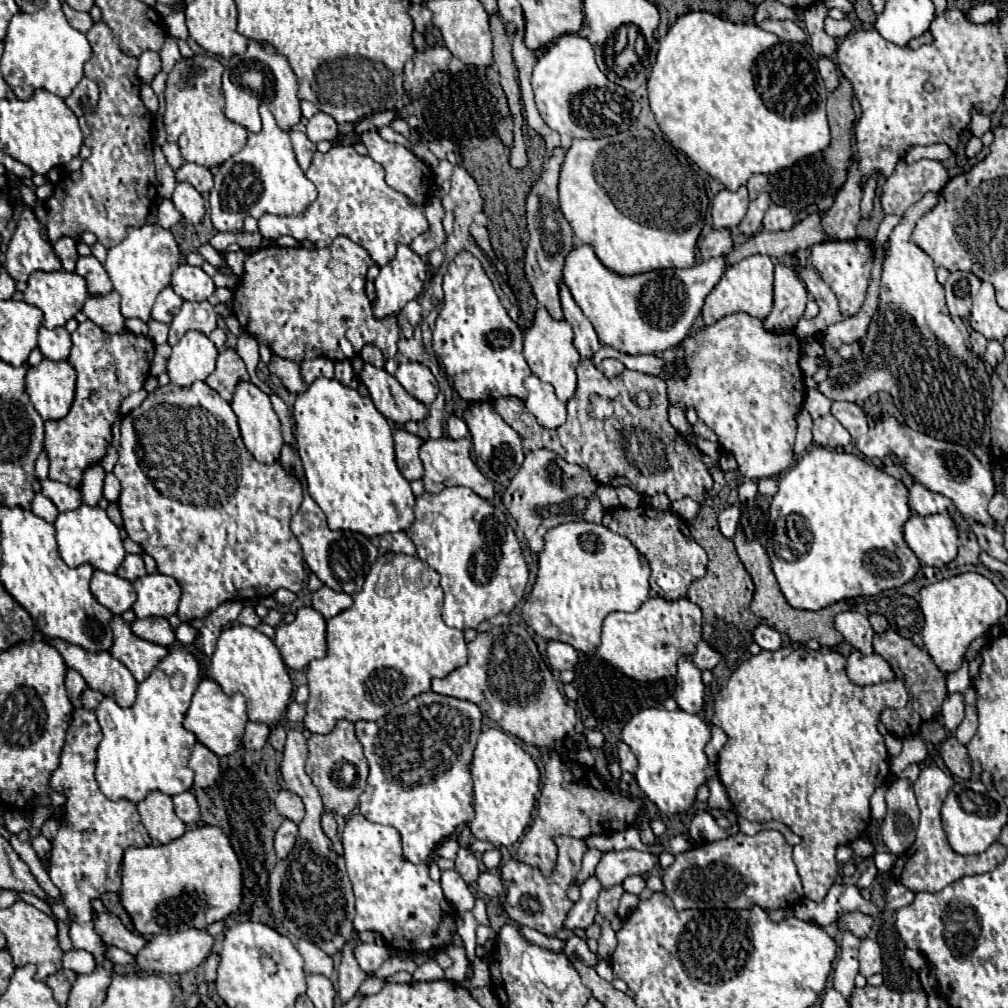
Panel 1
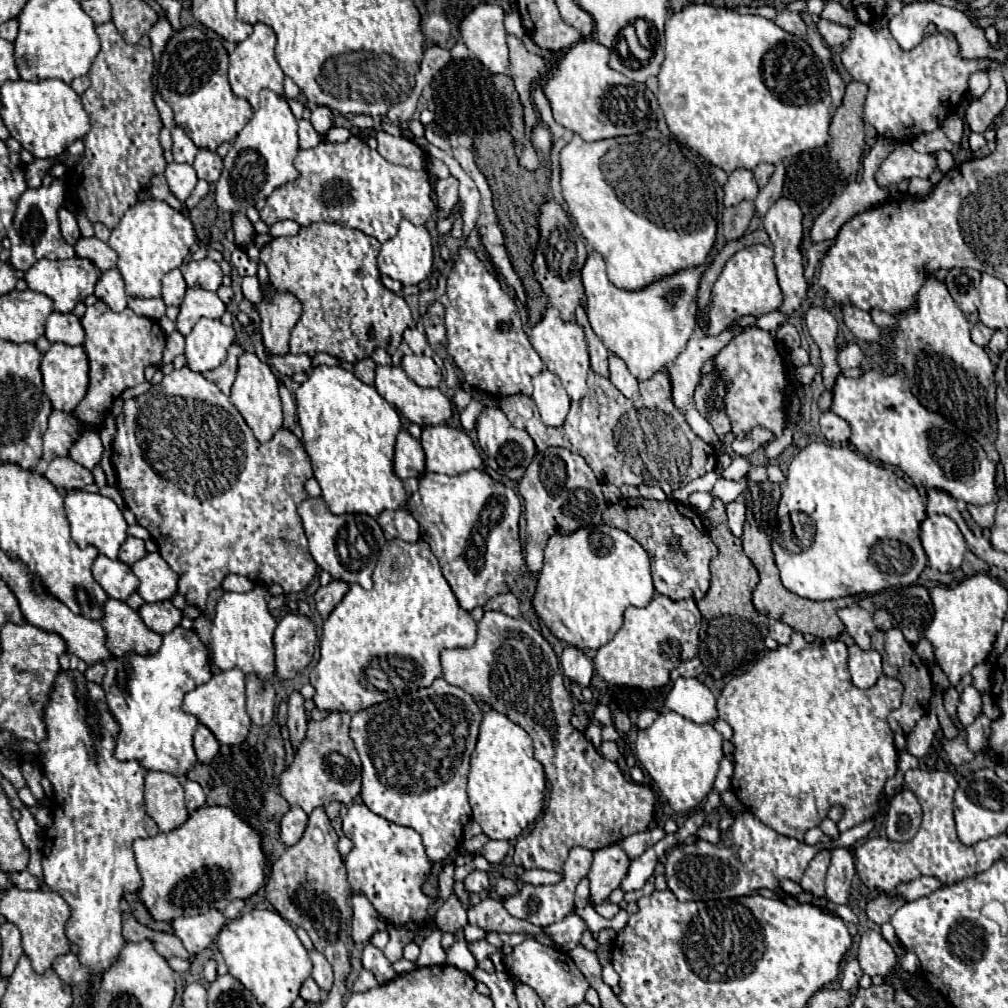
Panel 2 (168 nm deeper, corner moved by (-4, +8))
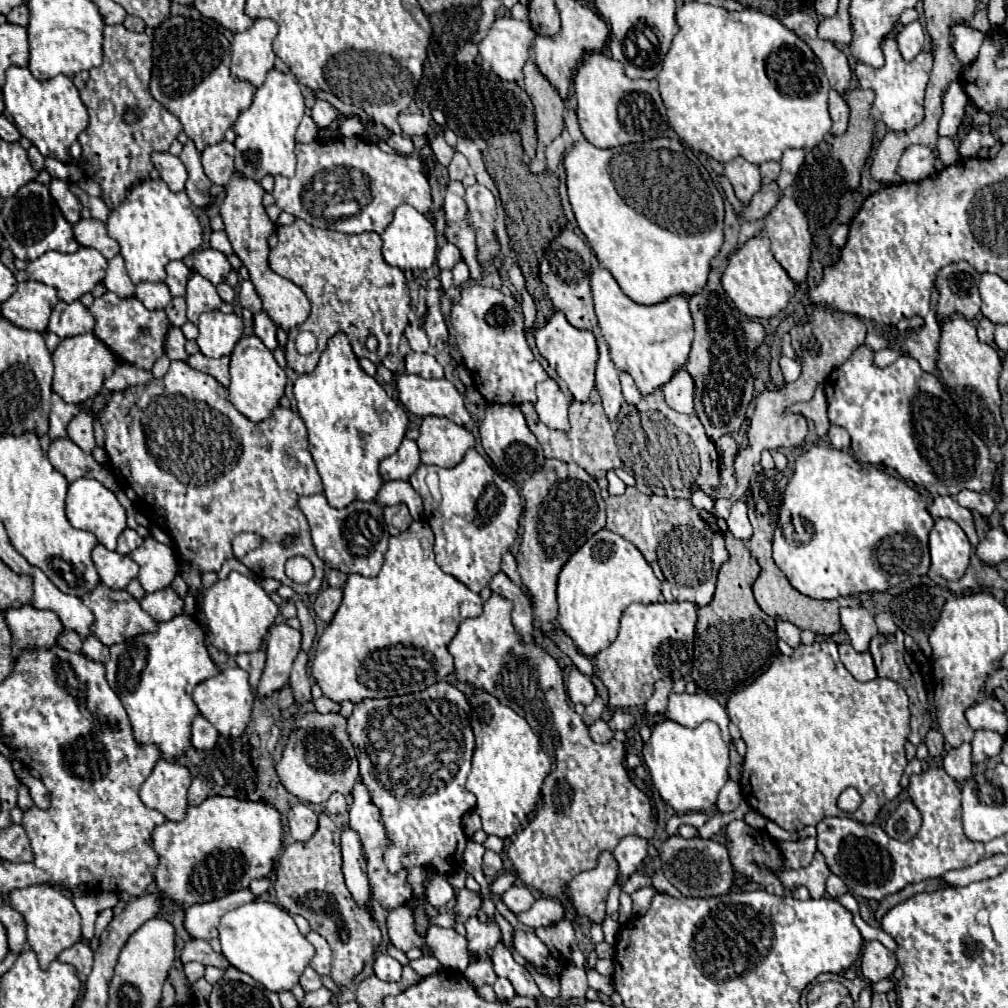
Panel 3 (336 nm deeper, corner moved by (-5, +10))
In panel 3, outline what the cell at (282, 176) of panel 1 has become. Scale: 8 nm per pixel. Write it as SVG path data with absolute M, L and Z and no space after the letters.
M278 70L268 72L262 88L254 92L254 102L244 110L236 124L236 156L234 156L234 174L252 178L260 182L264 176L294 176L296 164L296 128L304 116L304 96L292 74L282 74Z

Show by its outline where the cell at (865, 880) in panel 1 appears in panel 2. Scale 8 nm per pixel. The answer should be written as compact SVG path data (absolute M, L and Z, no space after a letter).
M849 960L845 964L845 968L843 968L843 974L841 974L841 988L845 988L845 990L855 994L857 992L855 988L857 988L857 982L859 982L861 976L863 976L863 972L861 972L857 960Z

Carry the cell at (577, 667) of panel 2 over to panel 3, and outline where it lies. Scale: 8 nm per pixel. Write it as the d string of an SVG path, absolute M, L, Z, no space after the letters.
M574 668L568 676L568 682L566 682L566 690L568 690L568 696L570 700L576 704L590 704L592 698L596 696L596 690L594 690L594 684L588 676L584 676L578 668Z

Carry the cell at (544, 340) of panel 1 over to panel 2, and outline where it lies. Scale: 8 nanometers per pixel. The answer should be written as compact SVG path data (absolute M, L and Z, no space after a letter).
M549 306L547 314L543 316L543 320L531 330L529 336L533 348L537 350L537 354L541 356L543 364L557 374L557 378L561 380L563 388L567 390L571 400L581 400L587 396L587 372L589 372L589 352L587 352L587 340L583 334L583 328L577 322L563 322L559 318L559 310Z

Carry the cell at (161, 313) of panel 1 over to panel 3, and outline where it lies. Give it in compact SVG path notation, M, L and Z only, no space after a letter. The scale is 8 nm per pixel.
M174 260L174 262L170 262L168 266L166 266L166 286L168 286L168 290L170 290L170 294L172 296L184 296L184 292L186 292L186 282L188 282L188 274L190 274L190 270L186 268L186 264L184 262L178 262L178 260Z

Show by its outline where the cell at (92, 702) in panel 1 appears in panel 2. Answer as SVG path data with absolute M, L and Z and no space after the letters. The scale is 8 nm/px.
M95 662L93 666L89 666L85 670L85 678L91 680L91 682L97 682L97 684L103 682L103 674L105 674L105 664L103 662Z

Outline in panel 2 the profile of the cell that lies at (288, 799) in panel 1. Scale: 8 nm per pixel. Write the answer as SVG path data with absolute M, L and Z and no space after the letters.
M331 712L325 720L309 720L307 734L297 746L289 768L279 776L280 794L291 806L301 807L307 815L329 802L353 802L361 790L361 760L349 738L351 716L347 712Z

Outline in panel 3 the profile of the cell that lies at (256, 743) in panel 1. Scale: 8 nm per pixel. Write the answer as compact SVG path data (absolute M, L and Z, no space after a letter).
M262 650L262 652L254 652L254 654L240 654L240 656L236 656L236 664L250 674L250 688L254 690L254 696L256 696L260 676L266 666L266 652Z

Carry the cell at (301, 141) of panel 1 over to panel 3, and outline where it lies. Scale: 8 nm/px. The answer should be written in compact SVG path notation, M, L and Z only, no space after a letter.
M306 114L298 126L298 132L296 132L296 142L312 142L316 140L318 136L318 126L314 124L314 120Z

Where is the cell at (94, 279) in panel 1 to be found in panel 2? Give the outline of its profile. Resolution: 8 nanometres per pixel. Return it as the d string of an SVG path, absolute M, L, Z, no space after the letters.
M79 238L75 244L75 254L81 258L89 258L101 272L107 272L109 268L117 266L117 254L109 248L107 242L101 242L99 238Z

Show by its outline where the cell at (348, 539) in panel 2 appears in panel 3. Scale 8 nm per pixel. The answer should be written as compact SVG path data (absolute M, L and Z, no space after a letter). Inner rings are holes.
M314 494L314 496L304 496L298 500L304 516L308 518L310 532L312 532L312 542L316 548L318 558L322 558L330 568L336 568L344 574L362 574L366 578L374 578L380 572L382 556L388 546L388 534L384 530L384 518L382 518L382 508L378 504L368 504L368 502L352 502L350 506L336 510L328 506L324 494ZM326 548L334 548L340 554L340 562L332 564L326 560L324 552Z

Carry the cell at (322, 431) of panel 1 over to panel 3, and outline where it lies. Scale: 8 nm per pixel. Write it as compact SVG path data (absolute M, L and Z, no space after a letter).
M336 334L330 340L316 368L298 376L294 382L294 396L298 414L308 428L308 450L322 478L328 504L332 508L346 508L354 500L378 502L378 492L384 484L378 472L380 460L394 454L402 444L408 416L404 408L358 366L348 336Z

